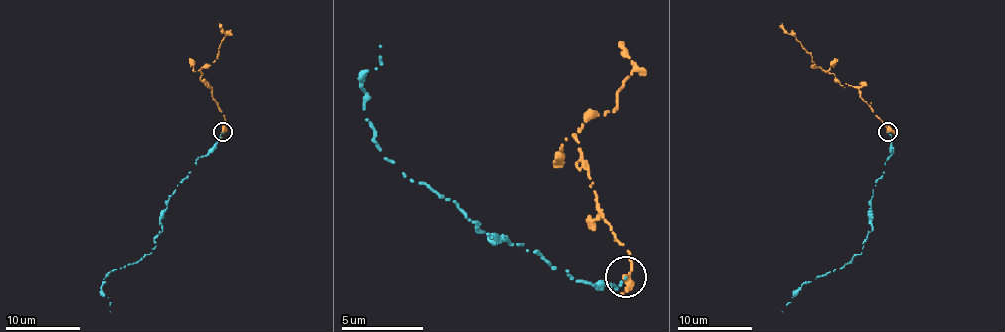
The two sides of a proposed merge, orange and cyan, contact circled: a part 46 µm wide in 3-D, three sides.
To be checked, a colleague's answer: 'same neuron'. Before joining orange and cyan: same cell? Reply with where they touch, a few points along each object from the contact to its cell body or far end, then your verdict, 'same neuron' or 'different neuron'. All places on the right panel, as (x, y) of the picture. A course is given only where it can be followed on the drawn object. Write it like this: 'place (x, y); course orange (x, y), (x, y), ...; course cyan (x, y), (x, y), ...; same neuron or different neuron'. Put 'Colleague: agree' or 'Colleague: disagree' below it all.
place (888, 131); course orange (887, 132), (857, 89), (842, 85), (833, 74), (812, 64), (812, 59), (782, 23); course cyan (887, 132), (893, 139), (891, 154), (872, 190), (872, 229), (863, 248), (840, 269), (801, 286), (782, 312); different neuron
Colleague: disagree

